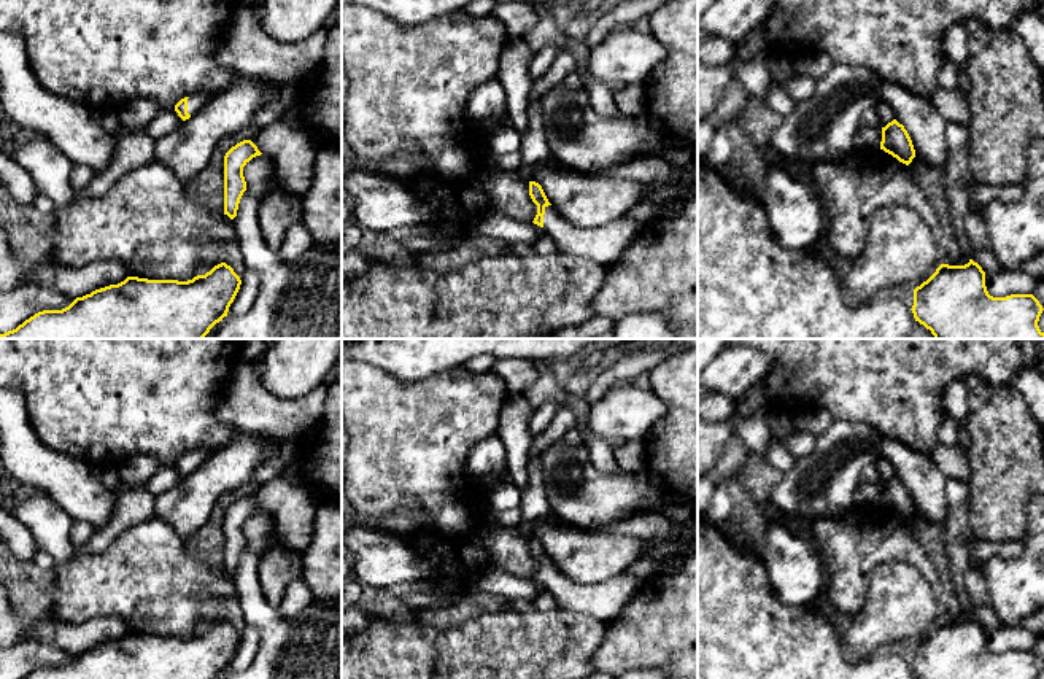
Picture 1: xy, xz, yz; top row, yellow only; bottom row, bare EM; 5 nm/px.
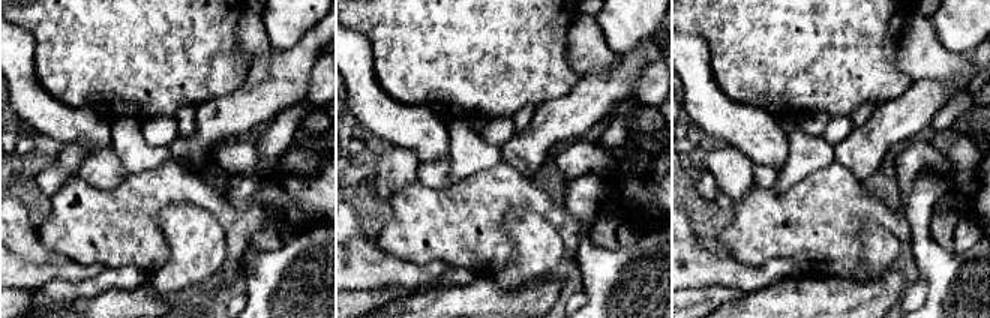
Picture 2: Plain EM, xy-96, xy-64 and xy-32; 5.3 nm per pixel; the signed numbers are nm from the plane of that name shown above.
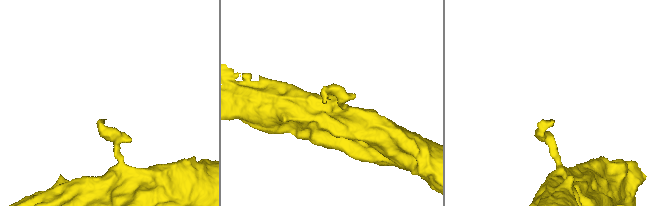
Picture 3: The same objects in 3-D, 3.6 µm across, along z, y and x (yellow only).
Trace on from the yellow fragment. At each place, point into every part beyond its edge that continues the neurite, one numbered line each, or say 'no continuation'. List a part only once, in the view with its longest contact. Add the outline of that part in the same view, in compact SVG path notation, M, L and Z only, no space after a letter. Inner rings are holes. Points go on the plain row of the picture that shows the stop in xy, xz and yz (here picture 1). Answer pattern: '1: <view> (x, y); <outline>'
no continuation

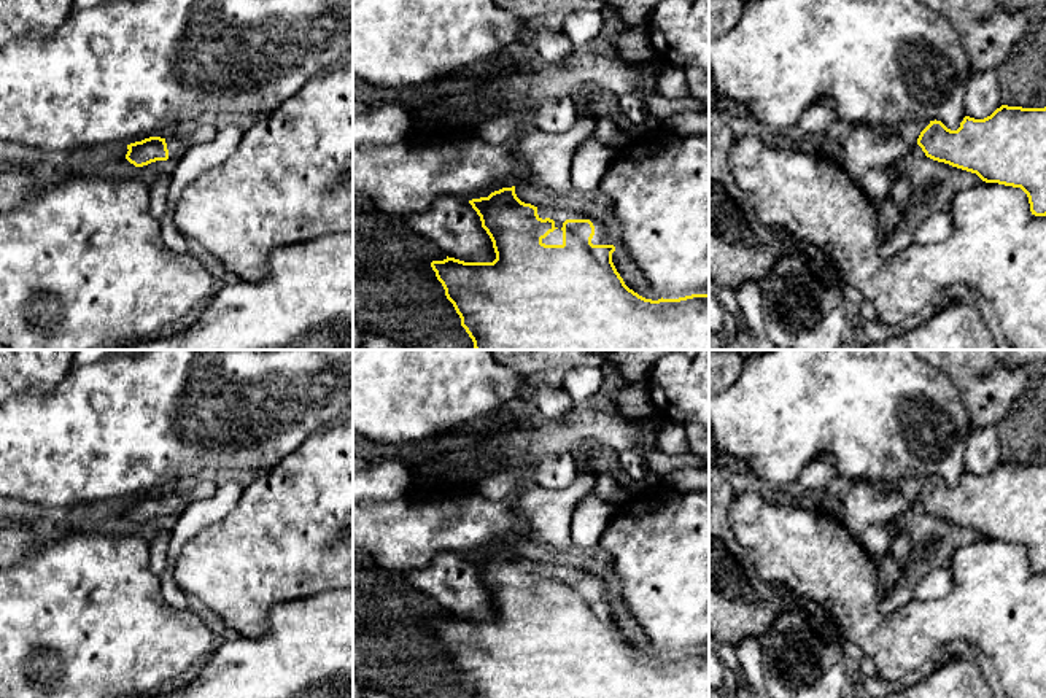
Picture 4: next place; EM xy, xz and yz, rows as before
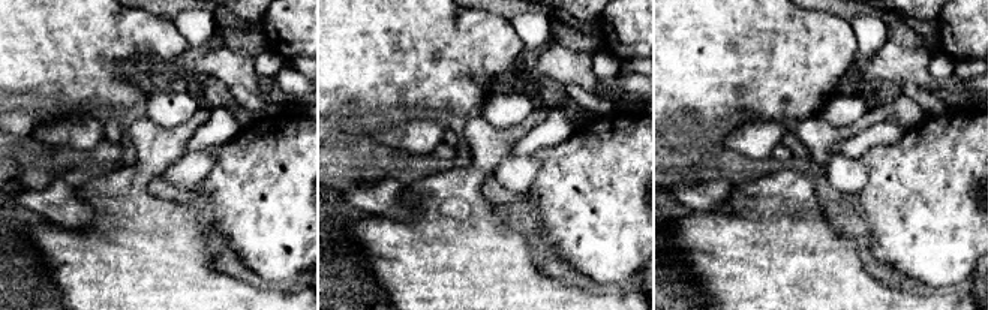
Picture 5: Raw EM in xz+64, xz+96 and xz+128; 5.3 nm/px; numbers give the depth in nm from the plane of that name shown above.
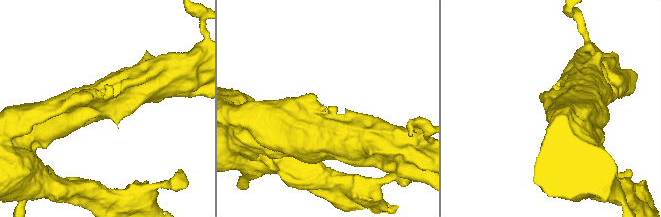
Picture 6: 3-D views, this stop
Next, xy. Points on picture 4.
1: xy (199, 488); M205 475L186 485L173 493L165 494L169 515L180 517L192 502L208 498L218 485L218 477Z

